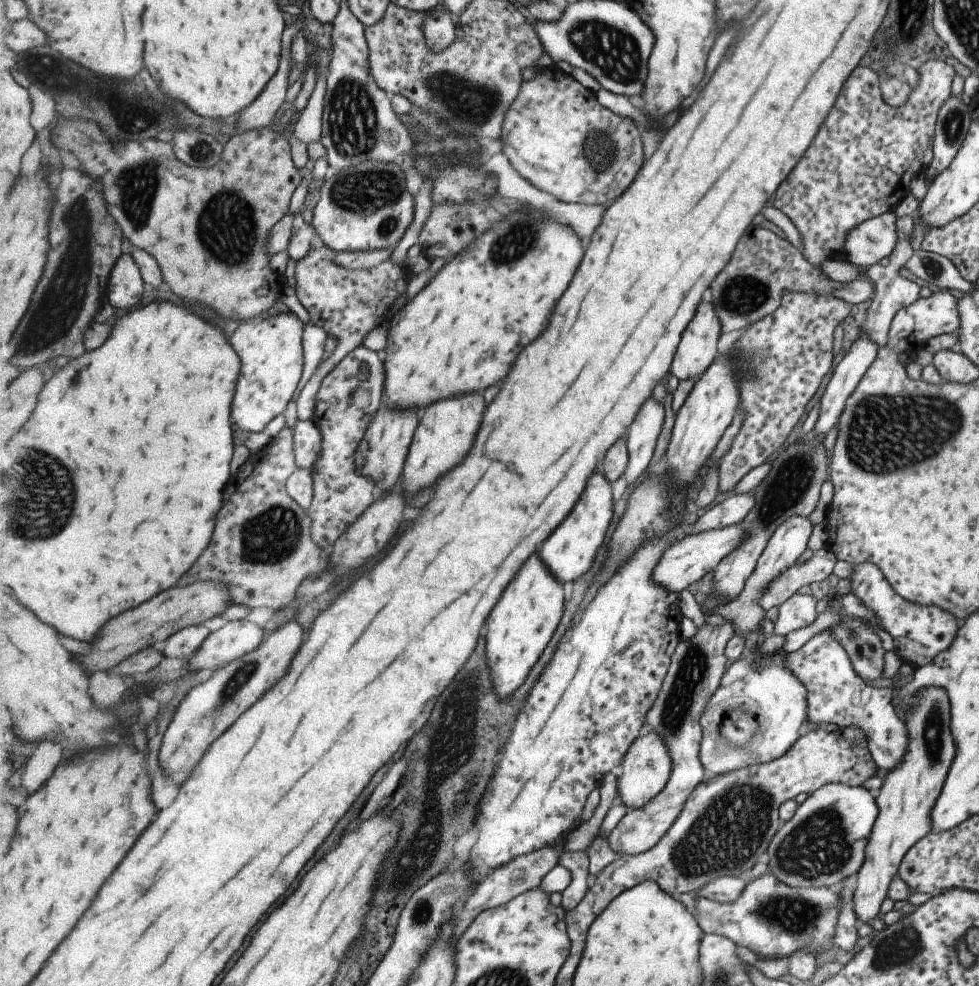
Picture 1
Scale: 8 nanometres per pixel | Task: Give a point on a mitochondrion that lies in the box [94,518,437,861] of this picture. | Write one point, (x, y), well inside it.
(230, 694)

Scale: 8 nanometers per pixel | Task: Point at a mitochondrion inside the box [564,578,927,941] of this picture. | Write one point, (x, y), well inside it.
(731, 832)

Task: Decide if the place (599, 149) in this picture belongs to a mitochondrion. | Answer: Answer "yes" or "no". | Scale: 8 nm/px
yes

